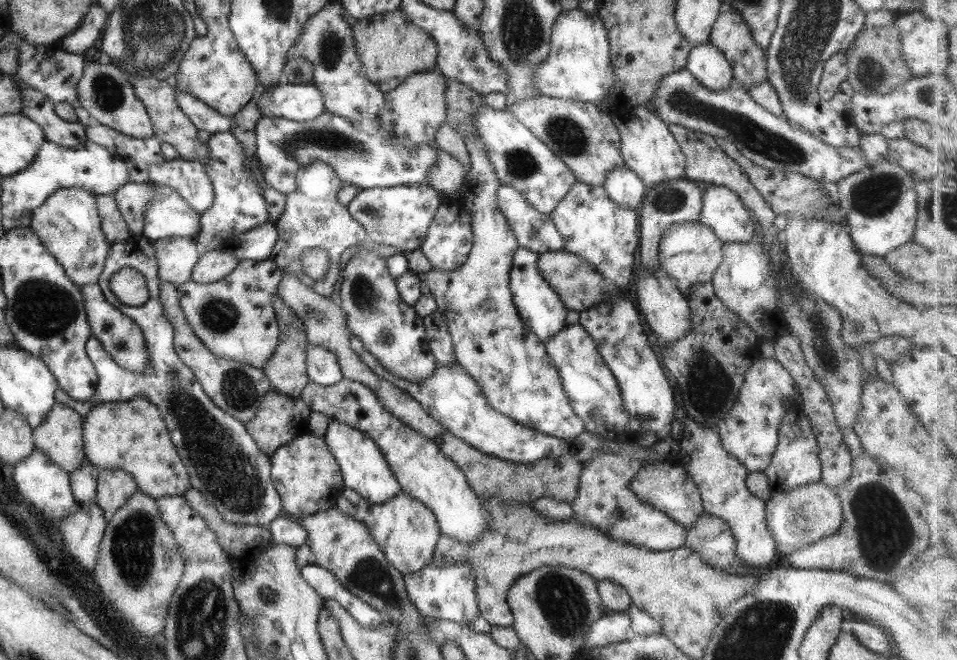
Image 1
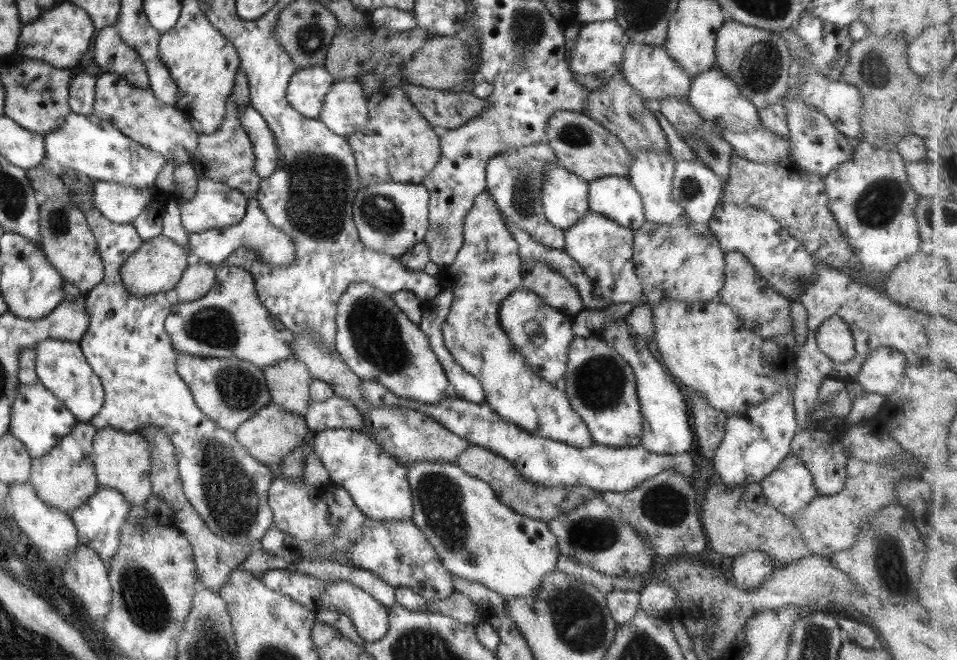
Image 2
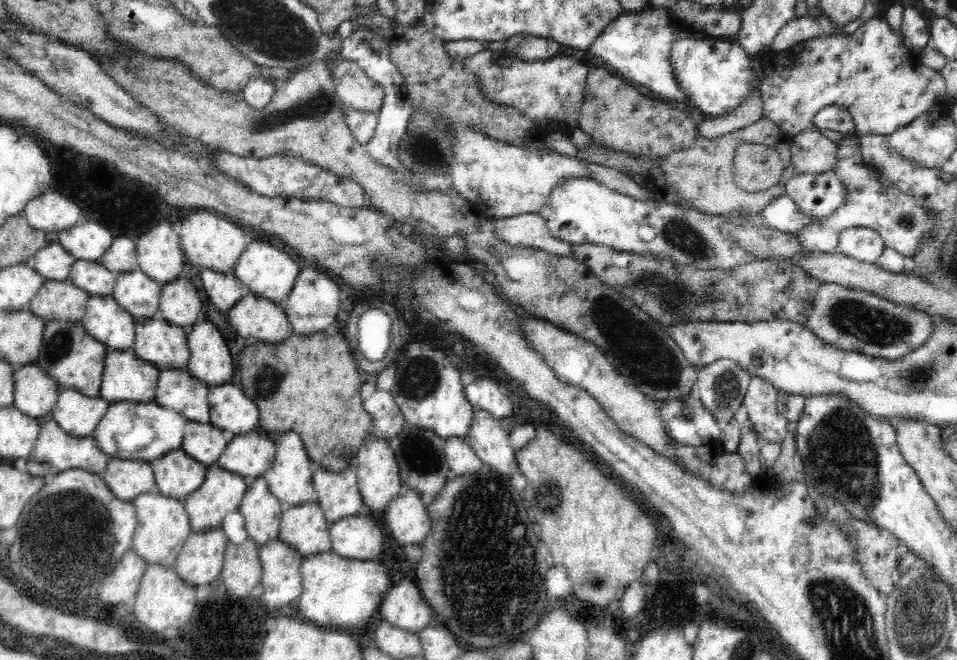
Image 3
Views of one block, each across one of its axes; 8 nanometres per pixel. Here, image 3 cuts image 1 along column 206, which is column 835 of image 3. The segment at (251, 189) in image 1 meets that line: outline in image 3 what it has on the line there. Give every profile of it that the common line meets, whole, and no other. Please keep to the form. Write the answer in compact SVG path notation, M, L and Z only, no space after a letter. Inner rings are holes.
M852 132L842 133L842 138L836 143L836 164L834 173L844 183L846 198L840 206L824 219L812 220L803 230L797 232L797 240L806 253L834 253L842 230L846 228L867 227L879 232L886 247L896 250L910 262L915 251L921 244L923 235L928 235L933 228L932 217L922 209L922 203L902 191L880 185L878 180L870 174L863 165L858 134Z

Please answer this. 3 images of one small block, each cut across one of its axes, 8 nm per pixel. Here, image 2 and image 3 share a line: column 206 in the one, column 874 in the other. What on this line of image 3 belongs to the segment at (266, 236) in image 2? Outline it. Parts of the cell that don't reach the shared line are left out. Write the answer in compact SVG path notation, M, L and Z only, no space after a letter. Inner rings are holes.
M867 227L842 230L837 244L837 250L842 255L875 265L886 248L879 232Z

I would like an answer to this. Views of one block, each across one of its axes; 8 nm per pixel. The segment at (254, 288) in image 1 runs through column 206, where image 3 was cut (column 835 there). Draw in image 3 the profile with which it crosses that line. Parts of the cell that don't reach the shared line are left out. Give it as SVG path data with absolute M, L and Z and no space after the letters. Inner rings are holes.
M821 283L806 329L826 345L842 351L862 353L873 358L894 361L922 346L933 333L933 318L910 305L892 303L874 293Z

